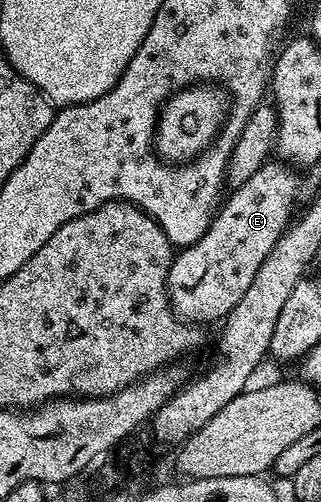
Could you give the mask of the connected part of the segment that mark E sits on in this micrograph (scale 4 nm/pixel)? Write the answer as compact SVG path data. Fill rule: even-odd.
M281 162L276 163L264 163L255 174L251 175L251 178L248 178L247 182L232 189L218 207L203 238L199 238L199 242L195 242L190 248L180 249L174 255L167 278L169 305L181 319L198 326L205 326L208 320L224 321L229 312L235 310L235 302L239 302L239 298L243 298L243 294L247 294L247 286L251 286L251 281L255 279L259 266L263 266L263 258L267 258L267 254L271 254L275 242L279 242L279 238L289 227L291 223L289 214L292 212L293 202L297 198L297 186L299 190L299 176L297 178L293 173L296 171L292 167Z

